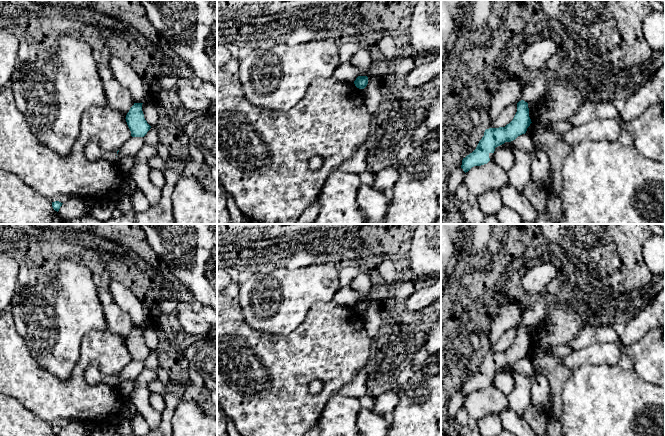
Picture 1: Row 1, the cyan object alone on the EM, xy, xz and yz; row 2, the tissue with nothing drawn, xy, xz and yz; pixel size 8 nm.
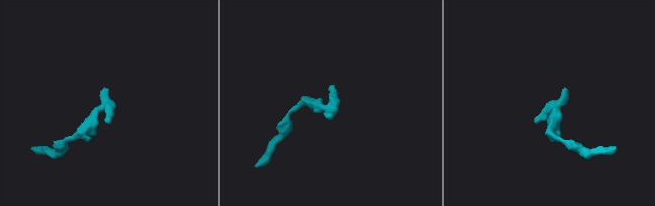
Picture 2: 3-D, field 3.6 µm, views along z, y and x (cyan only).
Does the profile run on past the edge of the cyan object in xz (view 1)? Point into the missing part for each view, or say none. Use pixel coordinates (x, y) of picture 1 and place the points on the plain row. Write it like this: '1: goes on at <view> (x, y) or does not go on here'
1: does not go on here

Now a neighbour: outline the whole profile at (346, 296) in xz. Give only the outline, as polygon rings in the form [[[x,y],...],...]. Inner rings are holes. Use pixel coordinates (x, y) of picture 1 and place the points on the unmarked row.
[[[345,286],[339,288],[332,300],[344,306],[354,307],[356,302],[362,297],[363,296],[359,292],[353,290],[351,286]]]

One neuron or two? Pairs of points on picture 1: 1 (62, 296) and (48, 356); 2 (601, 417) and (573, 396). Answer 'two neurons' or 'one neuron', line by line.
1: one neuron
2: one neuron

